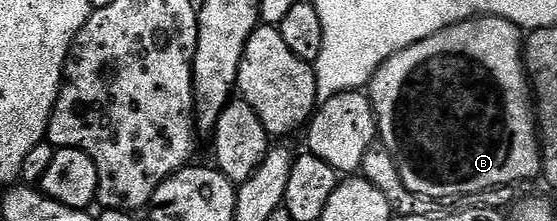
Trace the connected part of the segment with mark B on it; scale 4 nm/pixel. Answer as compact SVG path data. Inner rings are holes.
M480 16L473 20L463 20L449 26L397 54L393 54L375 72L369 85L371 105L375 108L377 136L382 147L395 160L399 168L401 182L415 196L424 196L444 202L458 201L461 196L477 194L497 186L519 186L522 180L531 180L541 172L541 136L537 131L537 116L533 111L533 92L529 87L529 77L525 71L525 36L513 22L499 16Z

